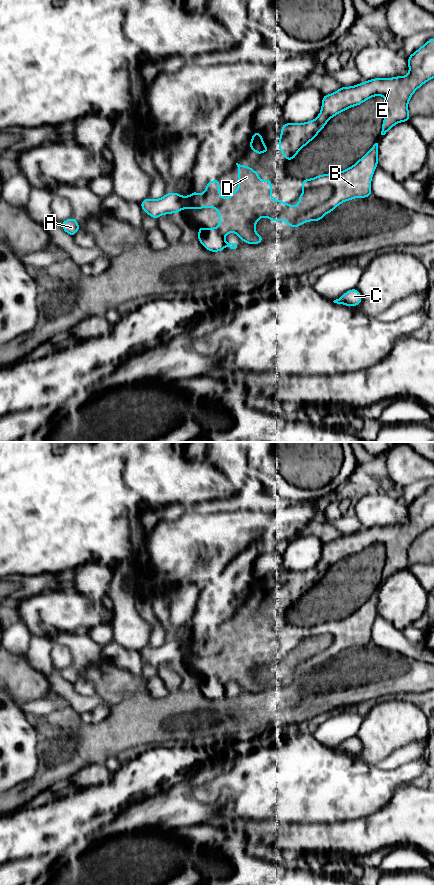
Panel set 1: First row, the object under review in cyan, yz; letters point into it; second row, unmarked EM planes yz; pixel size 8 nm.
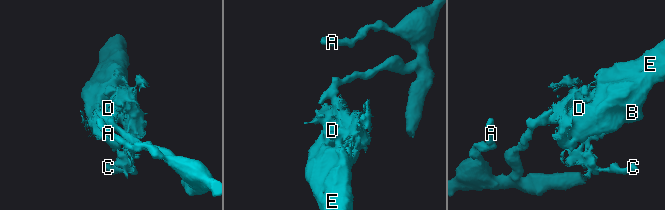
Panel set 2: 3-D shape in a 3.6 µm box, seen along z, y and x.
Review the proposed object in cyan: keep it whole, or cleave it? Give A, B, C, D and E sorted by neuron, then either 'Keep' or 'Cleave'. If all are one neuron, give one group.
Groups: A / B C D E. Cleave

